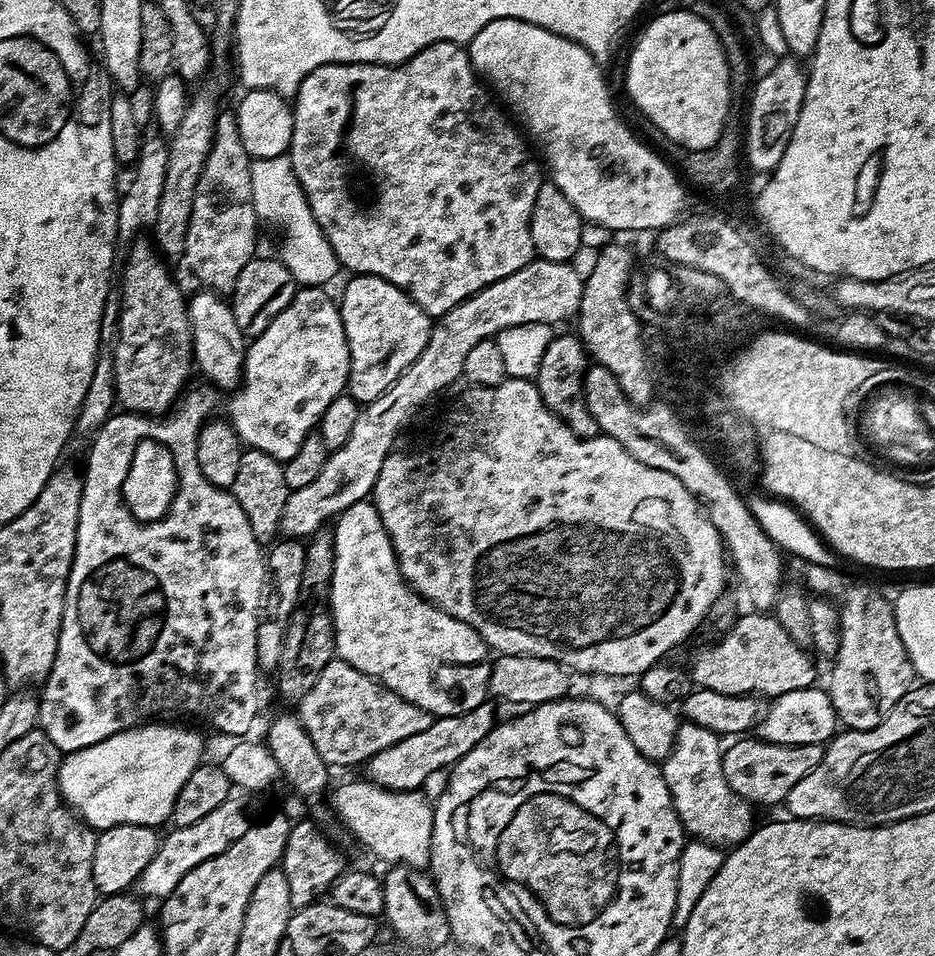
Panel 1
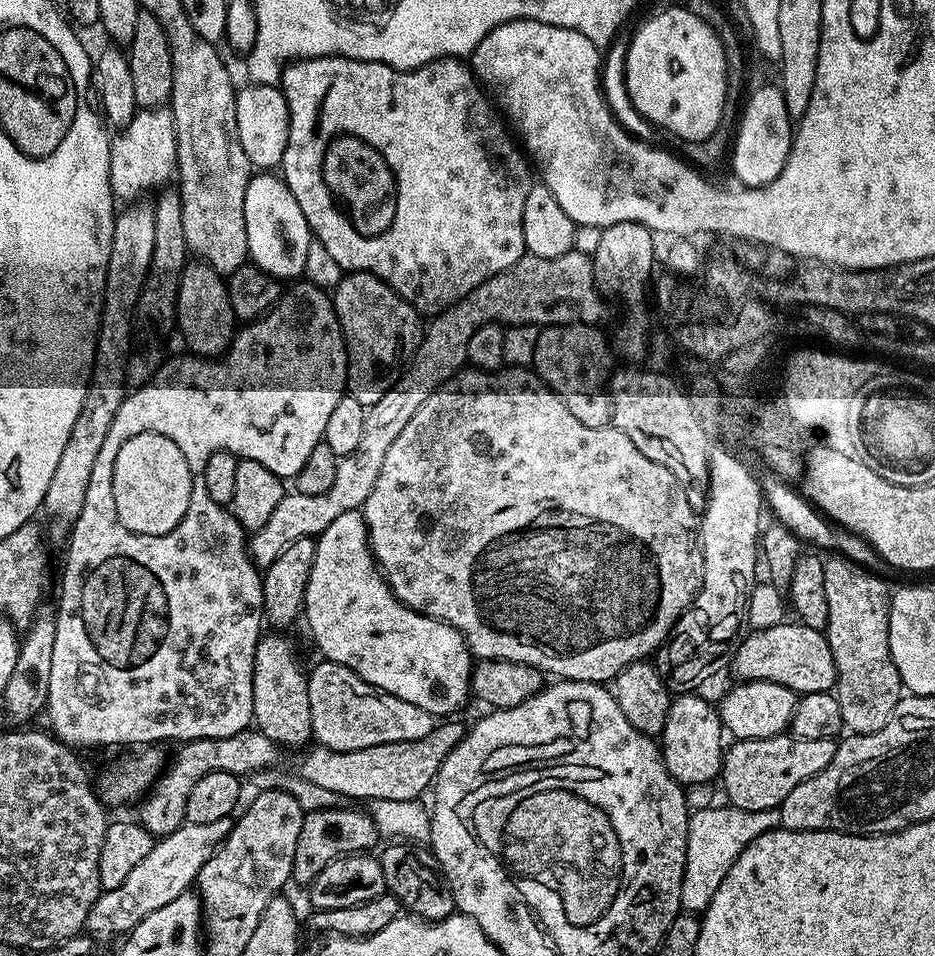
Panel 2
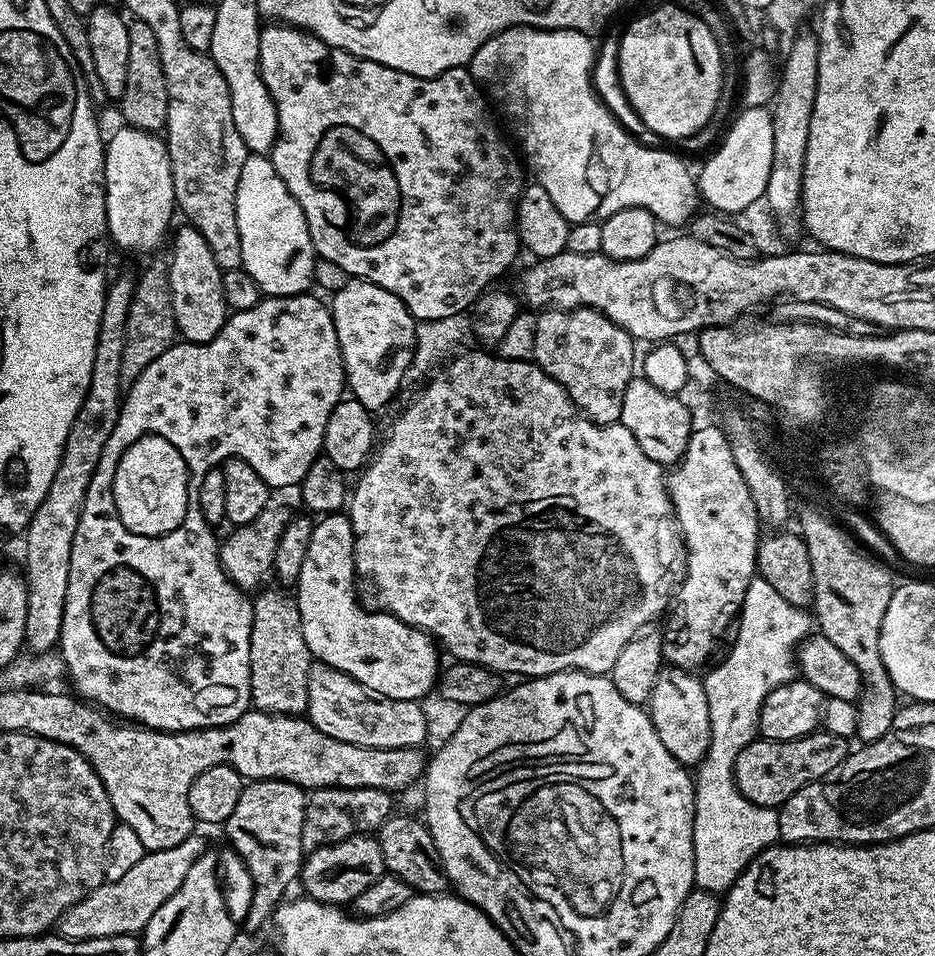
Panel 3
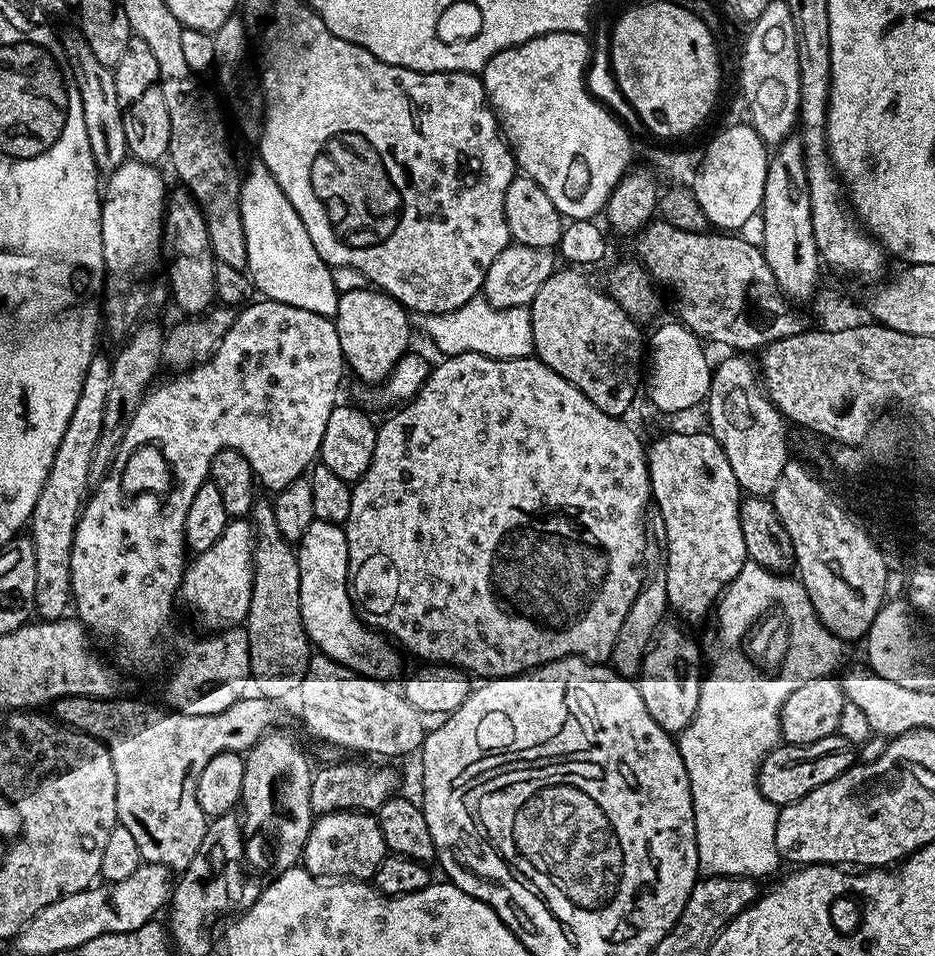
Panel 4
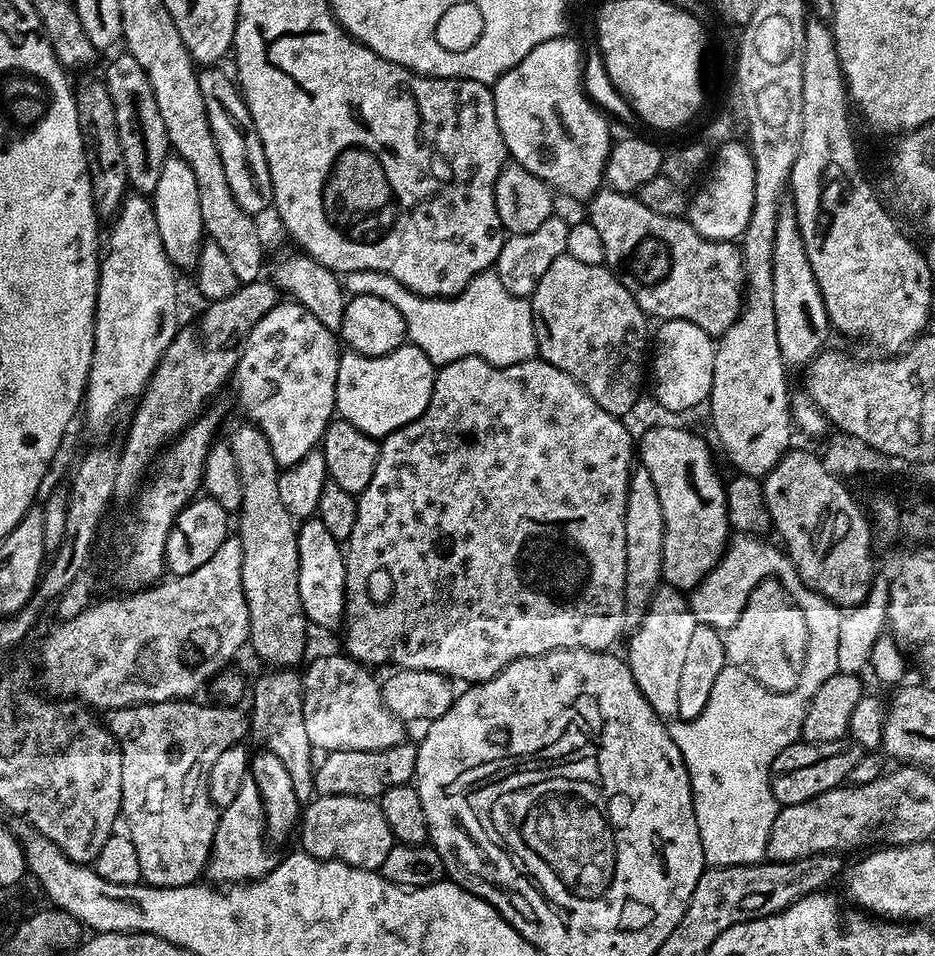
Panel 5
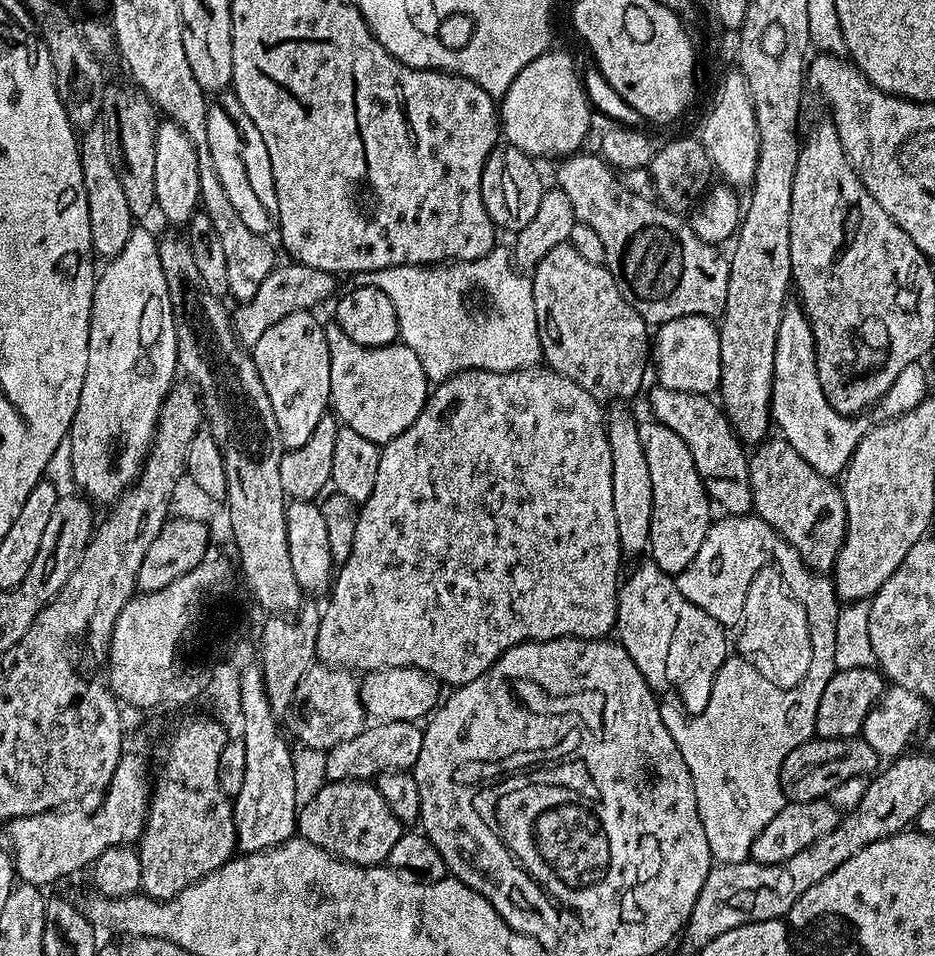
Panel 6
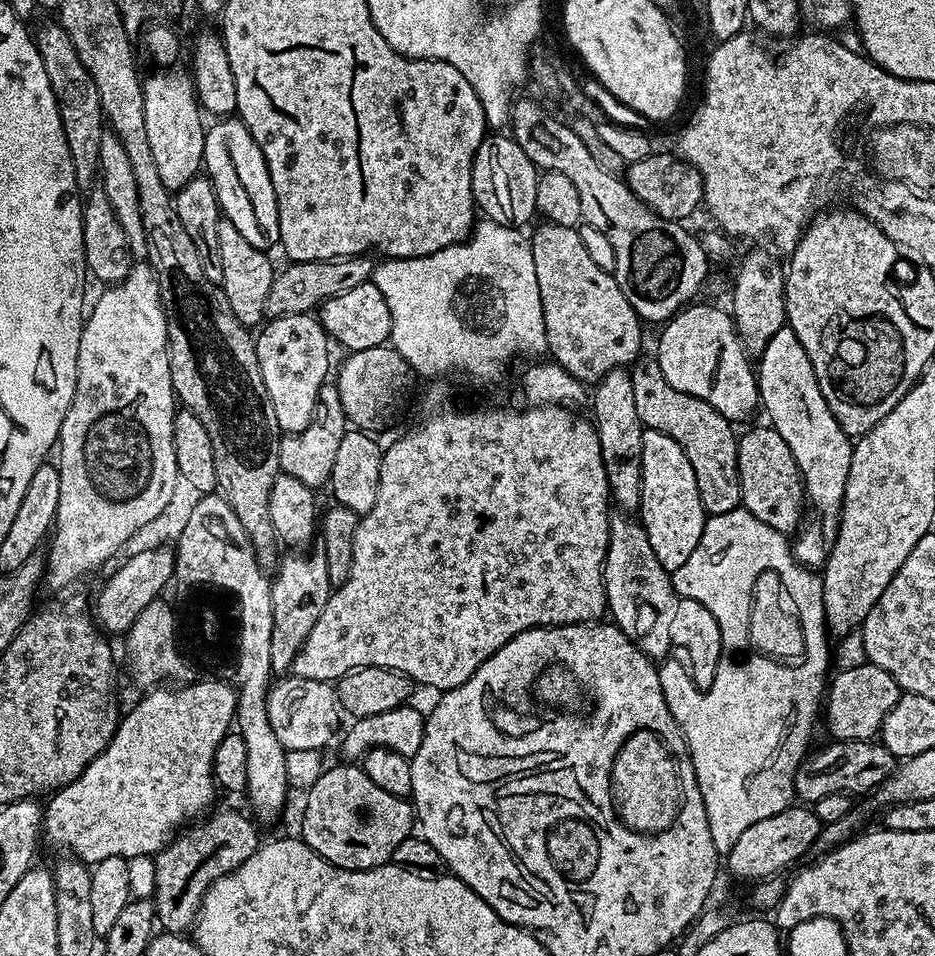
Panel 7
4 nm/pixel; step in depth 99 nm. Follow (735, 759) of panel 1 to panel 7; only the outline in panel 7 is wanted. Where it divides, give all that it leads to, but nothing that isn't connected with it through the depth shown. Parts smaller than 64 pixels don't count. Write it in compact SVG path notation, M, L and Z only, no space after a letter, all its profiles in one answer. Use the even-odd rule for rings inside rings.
M838 740L828 742L821 752L813 751L798 767L794 786L801 801L824 800L835 792L871 793L896 769L898 760L881 742L872 740ZM813 755L813 756L812 756ZM812 756L812 757L811 757ZM809 758L809 760L808 760Z

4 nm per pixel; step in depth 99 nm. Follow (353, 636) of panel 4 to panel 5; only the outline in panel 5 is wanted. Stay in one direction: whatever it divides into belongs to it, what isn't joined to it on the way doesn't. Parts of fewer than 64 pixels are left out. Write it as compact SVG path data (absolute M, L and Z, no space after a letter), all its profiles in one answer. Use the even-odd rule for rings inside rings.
M309 518L299 525L296 541L298 542L298 594L302 598L302 610L308 618L308 623L315 627L317 624L320 628L339 629L344 619L345 549L341 541L336 540L334 534L326 530L326 526L322 526L318 518Z

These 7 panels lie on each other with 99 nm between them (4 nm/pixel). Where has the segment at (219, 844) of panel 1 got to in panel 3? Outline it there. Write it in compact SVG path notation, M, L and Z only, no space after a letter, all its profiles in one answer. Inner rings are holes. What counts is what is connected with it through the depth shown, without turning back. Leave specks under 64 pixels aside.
M199 834L188 836L178 846L170 846L157 852L145 851L142 862L136 863L123 878L115 882L105 882L95 888L82 902L75 904L61 918L58 932L65 940L89 940L103 936L126 936L143 930L154 918L154 910L182 886L182 878L190 866L194 866L201 854L206 850L206 844Z

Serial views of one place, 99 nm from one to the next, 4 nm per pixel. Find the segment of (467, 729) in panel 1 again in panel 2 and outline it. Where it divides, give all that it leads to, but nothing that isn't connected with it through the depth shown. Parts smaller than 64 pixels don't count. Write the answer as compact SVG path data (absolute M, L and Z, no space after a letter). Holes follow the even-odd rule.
M452 722L441 723L444 724L441 728L430 729L425 736L420 736L417 740L409 738L398 742L386 742L382 746L370 746L362 750L339 752L323 746L309 747L303 753L304 761L298 767L299 776L314 782L315 785L332 790L337 798L344 799L345 796L348 799L345 801L348 802L419 800L427 788L429 791L433 787L442 762L446 762L454 746L458 746L458 742L464 739L465 725L448 723Z

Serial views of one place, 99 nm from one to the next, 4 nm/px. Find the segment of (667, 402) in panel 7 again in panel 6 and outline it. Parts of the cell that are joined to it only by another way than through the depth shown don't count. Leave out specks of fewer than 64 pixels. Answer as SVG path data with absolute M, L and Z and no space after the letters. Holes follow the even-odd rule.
M661 386L650 388L647 392L649 391L648 404L652 407L651 419L674 430L674 434L678 434L678 438L686 442L690 450L690 458L694 458L698 478L702 478L702 486L714 501L715 507L717 509L720 507L721 513L730 516L749 515L753 511L748 469L750 456L728 421L723 407L708 394L670 390Z

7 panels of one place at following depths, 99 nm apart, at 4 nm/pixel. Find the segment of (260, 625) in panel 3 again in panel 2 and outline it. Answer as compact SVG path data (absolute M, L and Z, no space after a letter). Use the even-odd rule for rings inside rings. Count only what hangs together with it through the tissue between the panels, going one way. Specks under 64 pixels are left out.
M276 630L269 633L269 636L268 633L261 635L254 654L252 718L259 732L278 746L283 746L285 749L286 747L303 749L313 739L306 668L304 672L299 658L296 657L295 646L284 637L287 635Z

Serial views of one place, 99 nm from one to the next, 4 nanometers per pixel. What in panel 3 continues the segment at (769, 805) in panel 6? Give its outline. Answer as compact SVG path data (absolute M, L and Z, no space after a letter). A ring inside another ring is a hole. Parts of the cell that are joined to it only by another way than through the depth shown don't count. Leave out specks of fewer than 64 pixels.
M753 578L750 586L744 595L744 605L740 607L740 615L738 617L738 627L735 629L736 641L732 644L732 649L728 652L728 657L721 662L717 668L709 667L707 669L708 677L703 677L702 683L706 690L706 702L710 706L710 730L712 737L710 738L710 746L708 753L705 754L703 760L698 765L698 771L694 776L694 783L696 786L696 809L694 810L694 884L697 889L705 892L714 892L717 894L723 893L725 890L731 888L732 883L740 876L740 872L757 854L764 848L770 848L773 844L780 840L780 827L778 826L779 811L774 808L763 808L754 802L750 802L745 796L736 788L736 780L732 777L732 767L738 758L738 754L746 745L754 739L757 739L758 729L756 722L760 717L760 703L766 698L766 694L771 688L776 688L780 684L786 683L793 679L794 676L794 649L797 647L799 641L803 640L805 636L809 635L810 628L808 628L808 620L810 624L810 616L807 611L795 608L790 602L786 602L786 598L782 598L782 594L778 594L778 590L774 590L774 586L770 586L770 582L766 582L763 578Z

